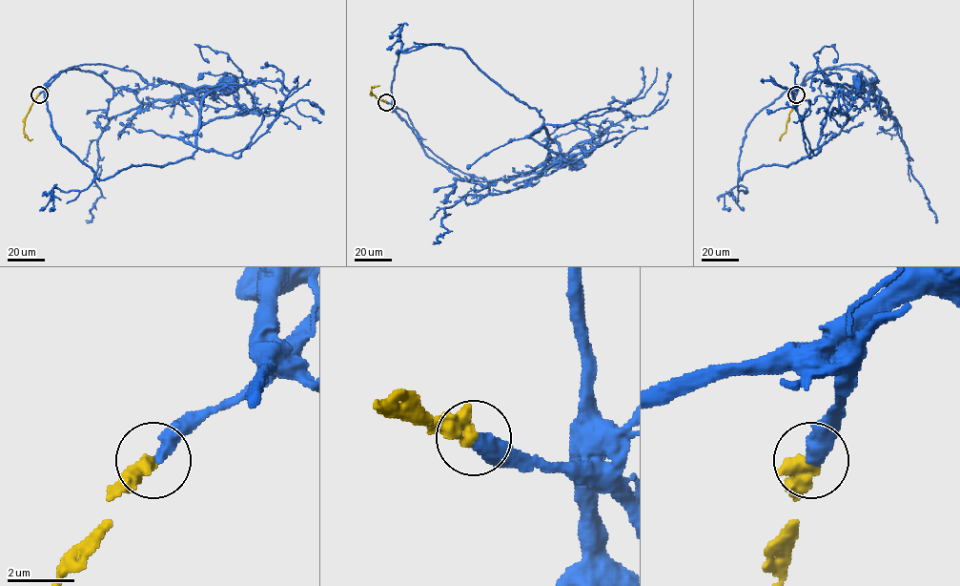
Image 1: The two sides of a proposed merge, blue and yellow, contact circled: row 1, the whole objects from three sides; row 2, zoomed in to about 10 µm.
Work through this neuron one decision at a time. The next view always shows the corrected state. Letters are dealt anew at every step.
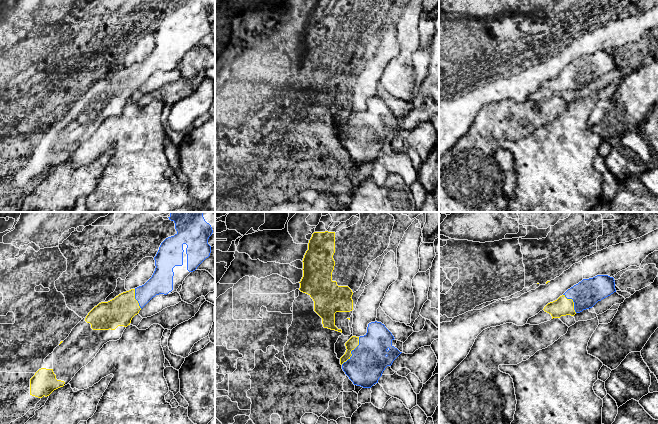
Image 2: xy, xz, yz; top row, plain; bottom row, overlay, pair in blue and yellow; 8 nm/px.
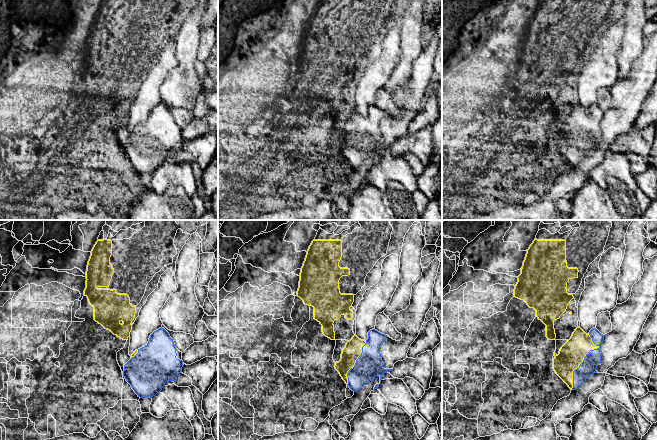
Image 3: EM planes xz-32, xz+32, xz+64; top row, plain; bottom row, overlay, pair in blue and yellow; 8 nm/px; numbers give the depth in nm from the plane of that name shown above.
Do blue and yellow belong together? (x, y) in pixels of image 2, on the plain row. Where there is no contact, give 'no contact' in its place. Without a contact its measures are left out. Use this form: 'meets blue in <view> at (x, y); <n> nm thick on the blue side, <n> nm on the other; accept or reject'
meets blue in xz at (351, 127); 280 nm thick on the blue side, 90 nm on the other; accept

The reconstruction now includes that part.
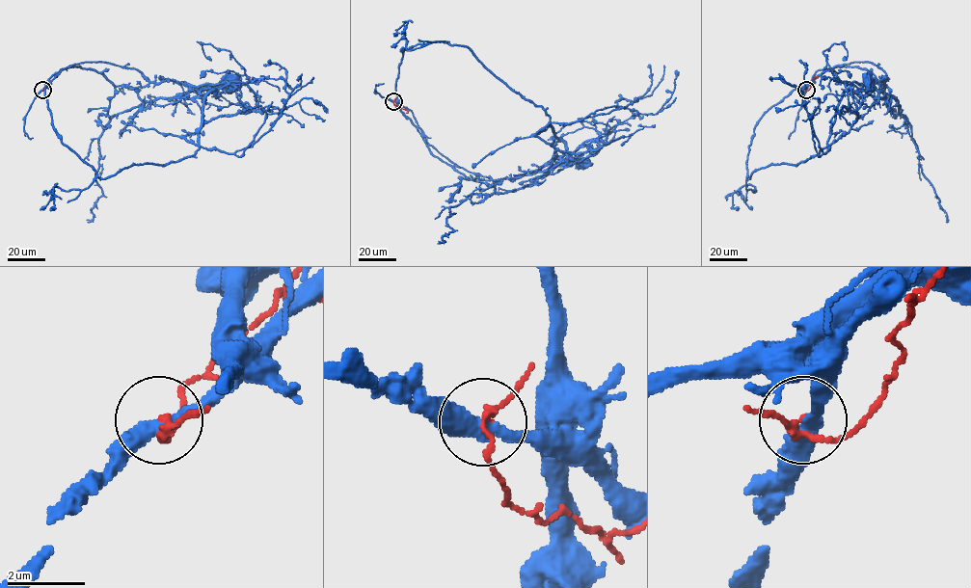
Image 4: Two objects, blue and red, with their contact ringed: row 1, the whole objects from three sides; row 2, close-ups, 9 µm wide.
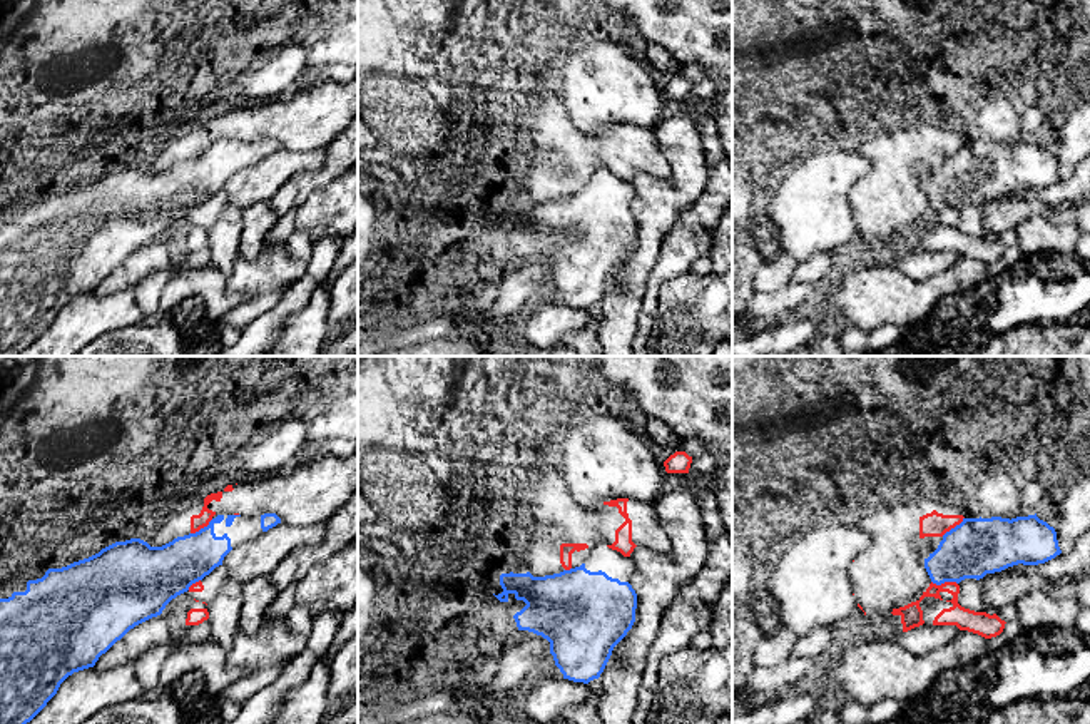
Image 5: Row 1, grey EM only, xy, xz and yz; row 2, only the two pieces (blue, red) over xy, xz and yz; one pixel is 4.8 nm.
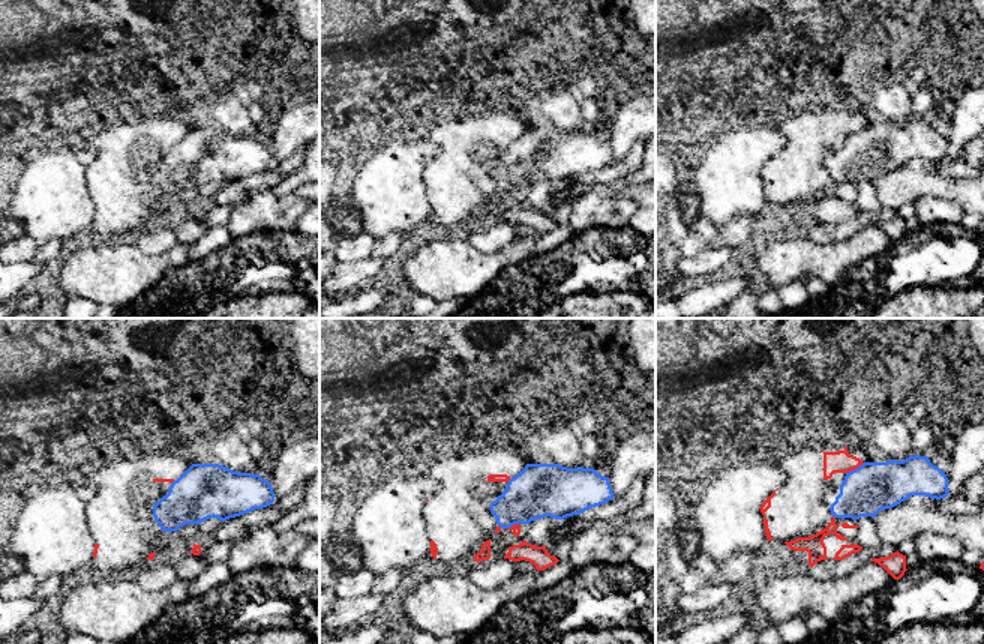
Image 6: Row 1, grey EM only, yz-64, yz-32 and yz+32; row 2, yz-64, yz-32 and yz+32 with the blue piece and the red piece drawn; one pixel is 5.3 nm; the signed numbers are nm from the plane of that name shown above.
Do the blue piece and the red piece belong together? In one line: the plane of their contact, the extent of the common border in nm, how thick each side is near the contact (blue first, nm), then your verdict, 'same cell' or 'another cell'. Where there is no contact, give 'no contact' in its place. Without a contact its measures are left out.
contact in yz; length 130 nm; calibres 280 and 110 nm; another cell

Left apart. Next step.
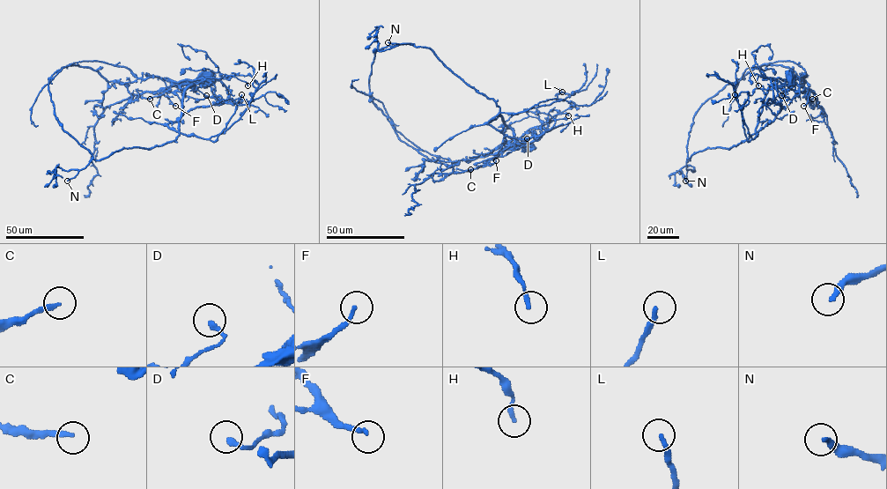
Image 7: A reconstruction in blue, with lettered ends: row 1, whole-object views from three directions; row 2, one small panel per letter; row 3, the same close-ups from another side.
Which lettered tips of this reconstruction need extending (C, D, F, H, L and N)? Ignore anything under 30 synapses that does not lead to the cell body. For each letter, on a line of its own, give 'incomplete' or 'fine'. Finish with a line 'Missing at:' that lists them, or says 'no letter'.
C: fine
D: fine
F: fine
H: fine
L: fine
N: incomplete
Missing at: N

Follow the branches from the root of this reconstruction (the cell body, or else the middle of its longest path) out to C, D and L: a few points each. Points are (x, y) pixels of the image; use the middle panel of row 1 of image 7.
C: (526, 145), (506, 147), (483, 166), (470, 169)
D: (526, 145), (513, 147), (517, 141), (525, 143), (527, 138)
L: (526, 145), (508, 145), (513, 131), (499, 113), (528, 110), (541, 102), (557, 99), (562, 92)

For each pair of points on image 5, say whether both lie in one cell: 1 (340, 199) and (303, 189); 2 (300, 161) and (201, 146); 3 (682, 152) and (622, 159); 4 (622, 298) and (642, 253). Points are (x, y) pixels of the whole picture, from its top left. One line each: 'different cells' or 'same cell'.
1: different cells
2: different cells
3: different cells
4: same cell

